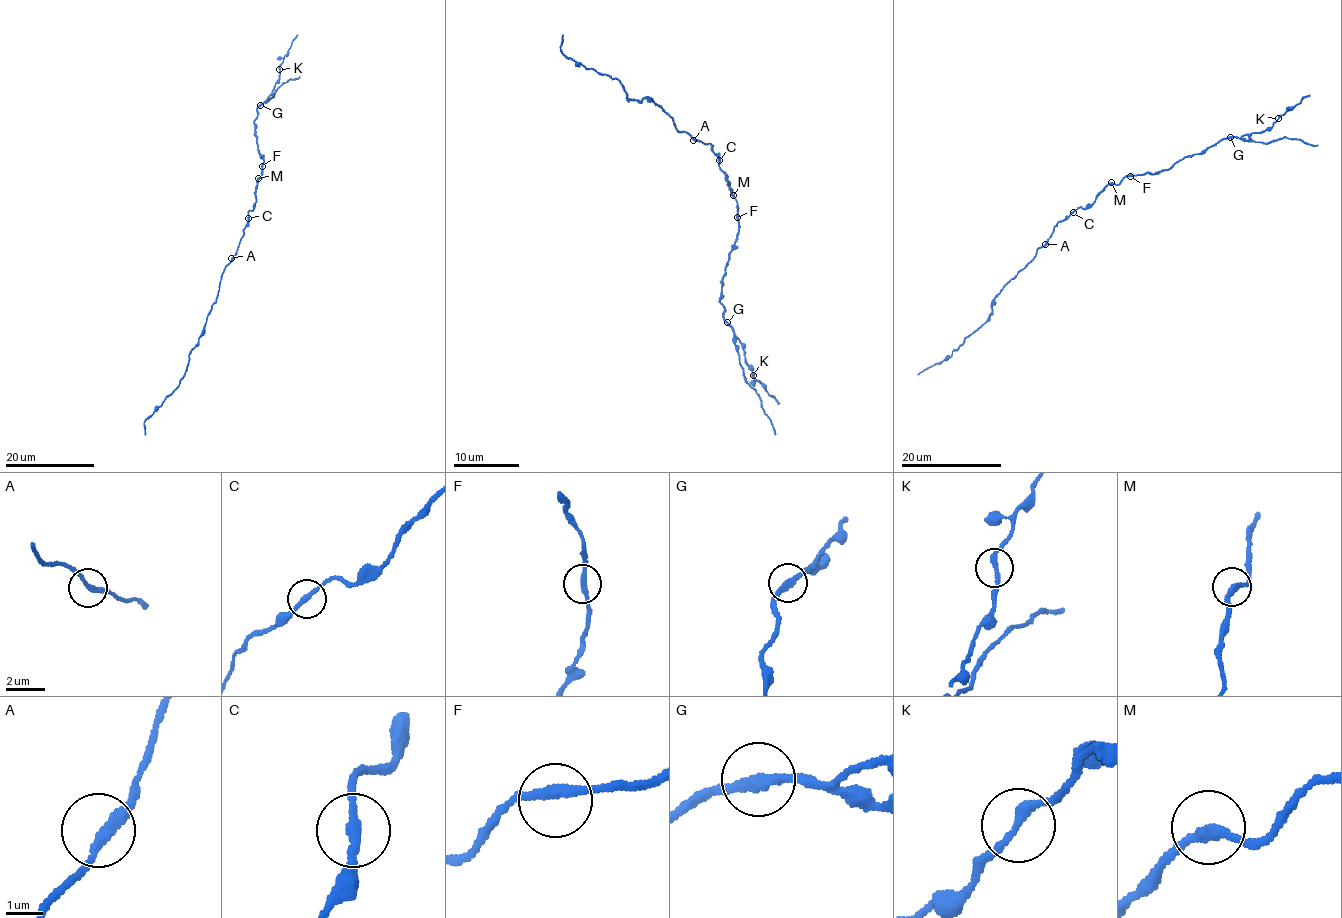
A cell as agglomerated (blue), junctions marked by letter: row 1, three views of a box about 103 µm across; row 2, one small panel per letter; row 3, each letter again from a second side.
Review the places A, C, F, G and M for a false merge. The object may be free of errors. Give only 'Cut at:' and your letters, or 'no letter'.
Cut at: no letter

